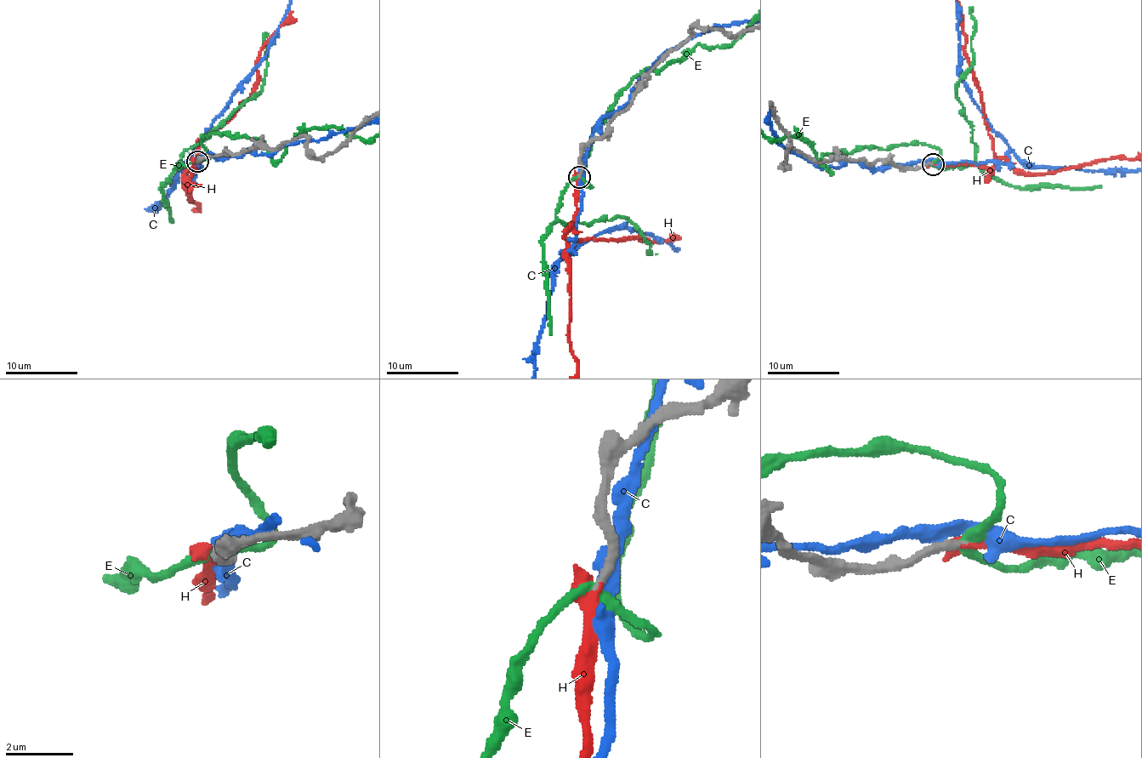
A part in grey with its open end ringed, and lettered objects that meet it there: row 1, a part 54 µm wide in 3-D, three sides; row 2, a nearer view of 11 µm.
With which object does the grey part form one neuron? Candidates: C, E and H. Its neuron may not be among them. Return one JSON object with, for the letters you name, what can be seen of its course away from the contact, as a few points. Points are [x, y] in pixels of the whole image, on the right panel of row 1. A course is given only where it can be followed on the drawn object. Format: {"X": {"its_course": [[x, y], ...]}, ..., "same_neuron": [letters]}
{"same_neuron": ["H"]}

